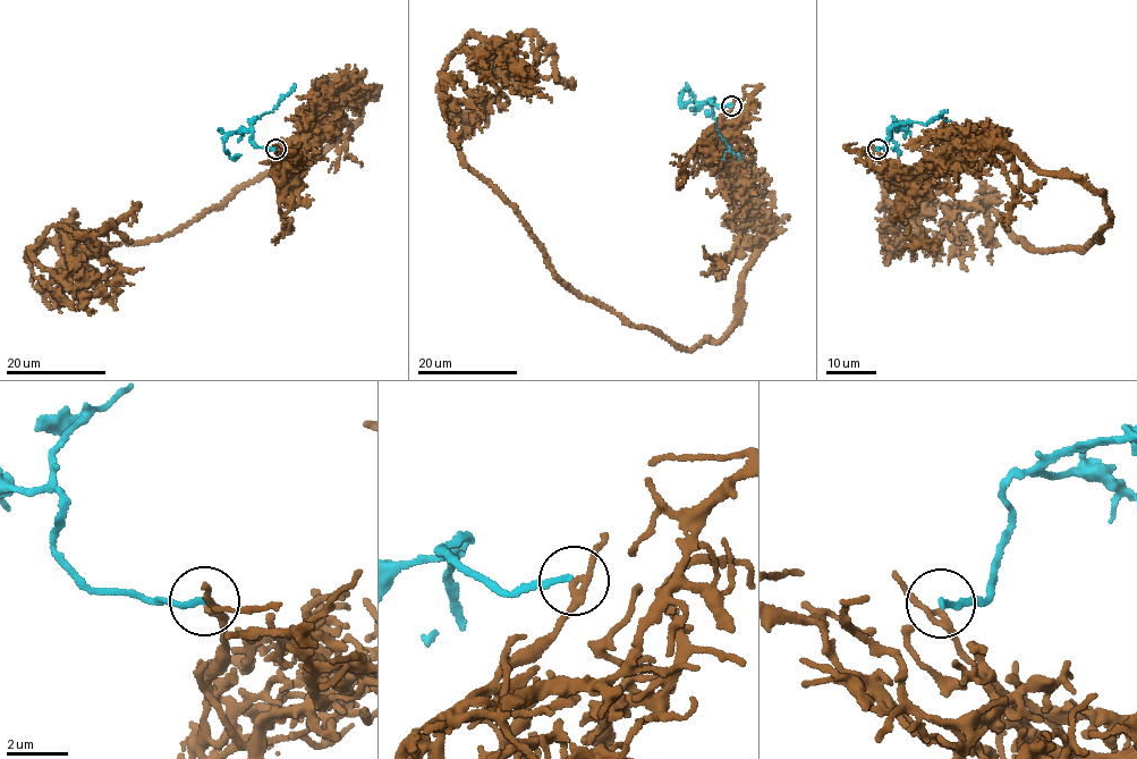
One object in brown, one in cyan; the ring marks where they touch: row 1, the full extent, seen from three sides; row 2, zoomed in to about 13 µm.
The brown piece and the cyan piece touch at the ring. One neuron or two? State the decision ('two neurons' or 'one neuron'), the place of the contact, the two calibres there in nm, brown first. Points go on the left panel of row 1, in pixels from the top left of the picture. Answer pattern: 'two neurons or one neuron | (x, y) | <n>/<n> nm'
two neurons | (276, 149) | 200/180 nm

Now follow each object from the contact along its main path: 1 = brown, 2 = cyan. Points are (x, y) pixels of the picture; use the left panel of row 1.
1: (276, 149), (357, 82), (379, 90), (317, 154), (174, 233), (25, 260), (56, 225), (129, 242)
2: (276, 149), (256, 146), (251, 140), (251, 125), (276, 108), (295, 83)

